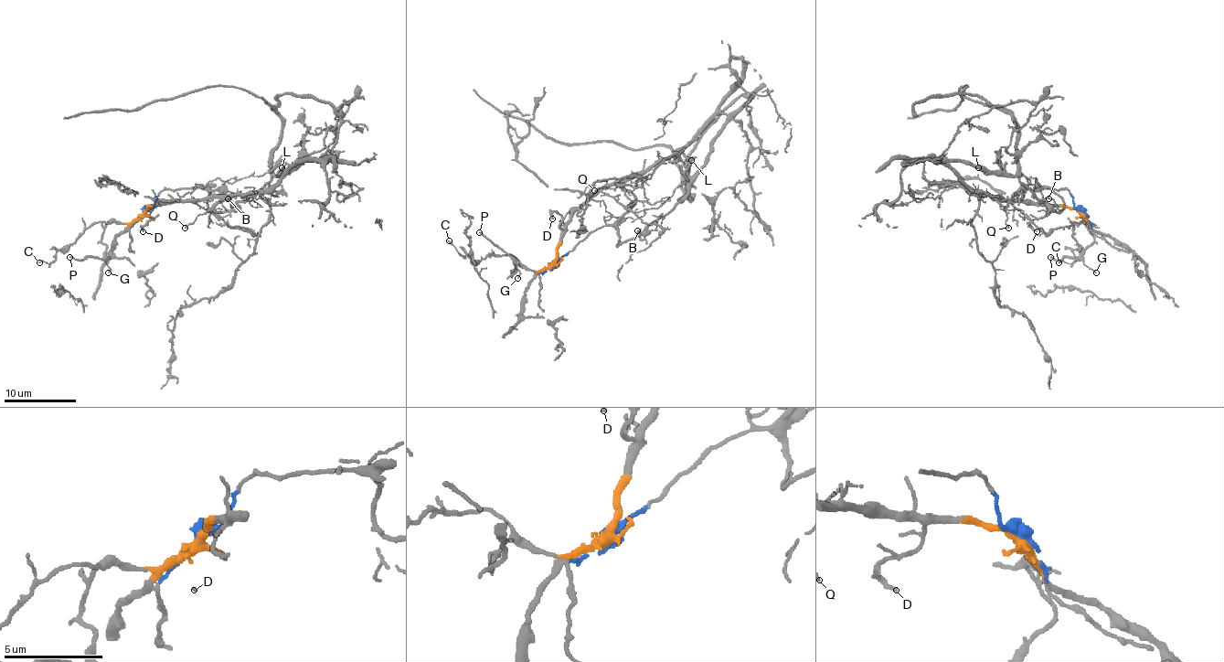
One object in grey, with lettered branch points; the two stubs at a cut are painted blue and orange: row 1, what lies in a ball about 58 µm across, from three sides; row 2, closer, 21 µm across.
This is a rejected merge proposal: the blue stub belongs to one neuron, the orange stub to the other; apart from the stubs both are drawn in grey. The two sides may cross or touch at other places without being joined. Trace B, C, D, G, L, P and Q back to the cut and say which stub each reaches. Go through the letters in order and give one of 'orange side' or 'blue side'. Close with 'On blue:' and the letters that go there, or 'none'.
B: blue side
C: orange side
D: orange side
G: orange side
L: blue side
P: orange side
Q: blue side
On blue: B, L, Q

